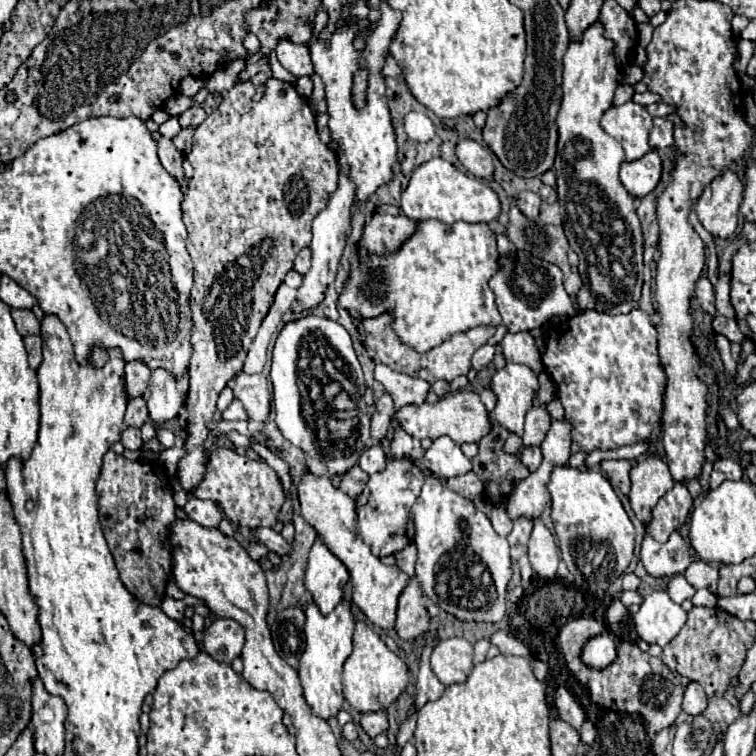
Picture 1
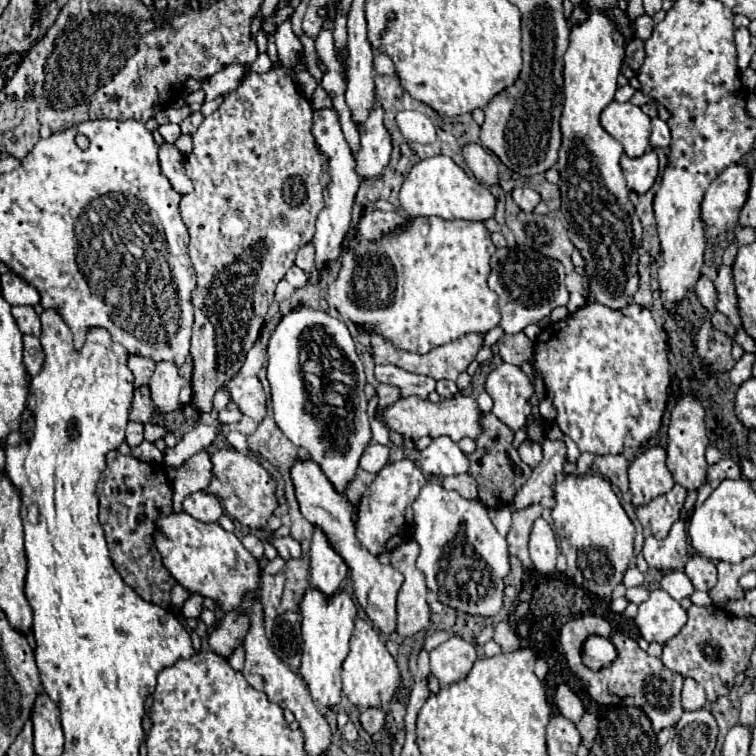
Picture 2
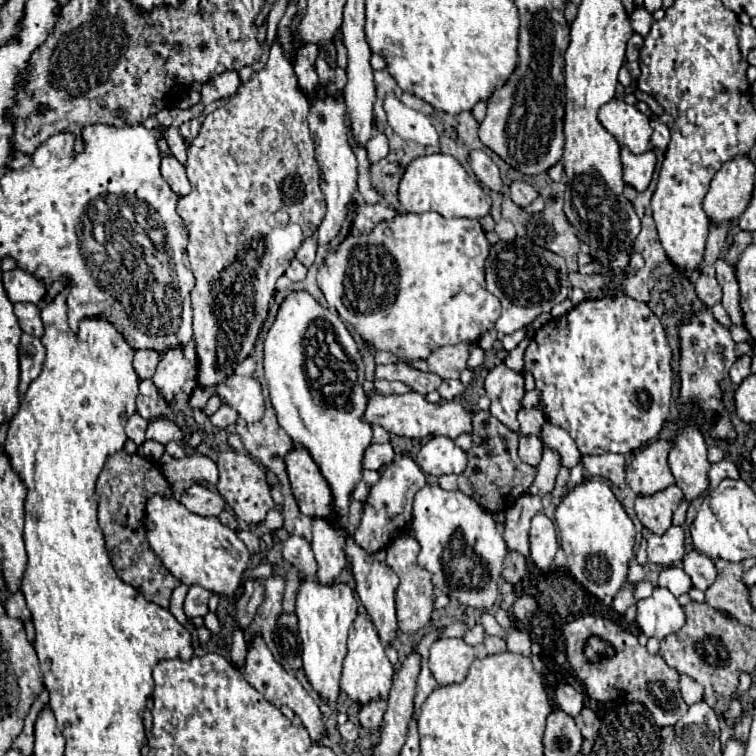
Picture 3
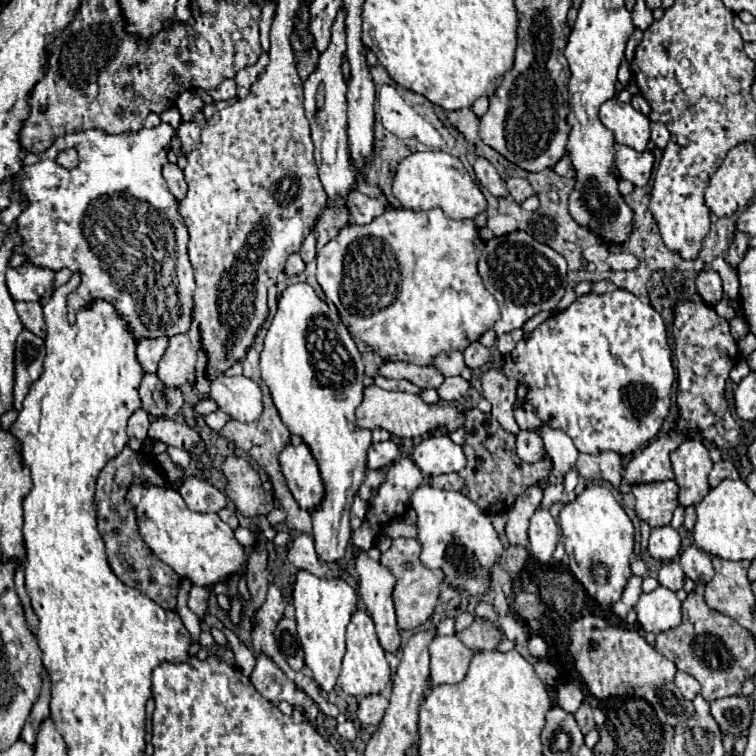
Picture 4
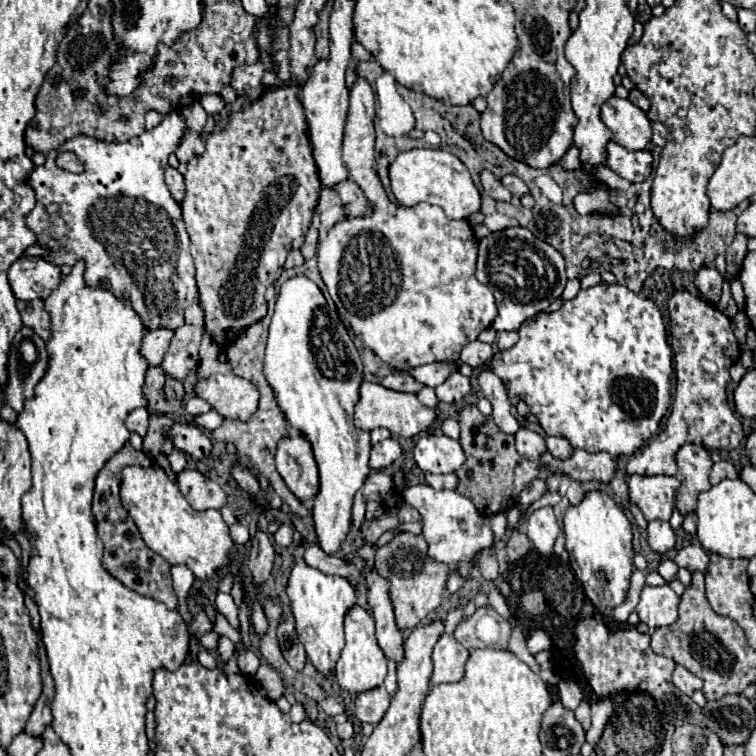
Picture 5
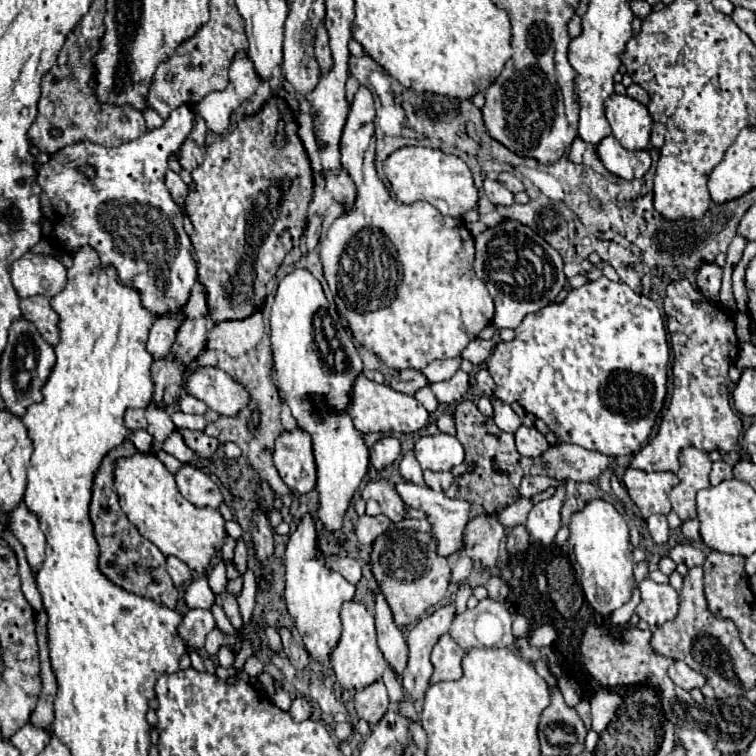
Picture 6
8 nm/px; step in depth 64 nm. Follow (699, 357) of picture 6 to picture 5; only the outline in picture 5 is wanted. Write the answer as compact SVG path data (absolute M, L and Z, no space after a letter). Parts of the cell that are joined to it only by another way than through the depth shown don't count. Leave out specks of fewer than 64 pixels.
M676 290L670 296L668 312L676 372L676 394L664 430L630 458L626 466L628 474L674 476L678 470L674 456L680 446L692 442L708 450L734 450L744 438L742 422L732 412L726 400L726 386L730 380L728 370L740 356L740 344L734 336L730 318L724 316L714 304L708 304L688 290Z

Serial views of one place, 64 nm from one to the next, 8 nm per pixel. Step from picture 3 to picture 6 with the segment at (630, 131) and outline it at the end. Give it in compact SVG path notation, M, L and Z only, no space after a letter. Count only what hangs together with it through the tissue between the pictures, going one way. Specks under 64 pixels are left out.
M612 94L606 100L606 118L614 138L628 150L644 150L650 142L652 116L644 104L626 96Z

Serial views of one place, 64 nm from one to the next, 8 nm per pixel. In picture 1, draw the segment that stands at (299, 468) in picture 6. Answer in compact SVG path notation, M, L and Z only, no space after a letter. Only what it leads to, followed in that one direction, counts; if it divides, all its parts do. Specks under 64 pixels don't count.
M306 472L300 476L298 500L302 506L304 520L316 528L318 536L330 548L330 552L334 552L346 564L350 572L350 582L352 582L352 602L358 604L358 608L366 614L366 618L374 626L382 630L394 628L398 596L408 584L408 576L398 566L382 564L380 558L376 558L370 552L370 548L362 542L362 538L356 532L354 500L346 496L342 490L338 490L328 476L316 476L312 472Z

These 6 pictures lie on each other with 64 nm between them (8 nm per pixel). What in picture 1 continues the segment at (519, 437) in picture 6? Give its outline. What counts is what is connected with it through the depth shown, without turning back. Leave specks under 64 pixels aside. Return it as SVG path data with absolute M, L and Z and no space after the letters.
M524 446L520 452L520 458L524 462L524 466L528 466L530 472L534 472L538 468L538 464L542 462L542 452L540 446Z

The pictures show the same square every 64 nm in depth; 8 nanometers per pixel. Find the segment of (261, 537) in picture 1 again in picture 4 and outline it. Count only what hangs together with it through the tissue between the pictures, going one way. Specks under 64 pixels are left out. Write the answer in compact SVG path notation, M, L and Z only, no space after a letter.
M300 534L290 542L288 558L296 568L308 570L320 578L336 578L336 576L342 576L344 572L344 568L338 562L322 562L314 550L312 536L306 536L306 534Z

